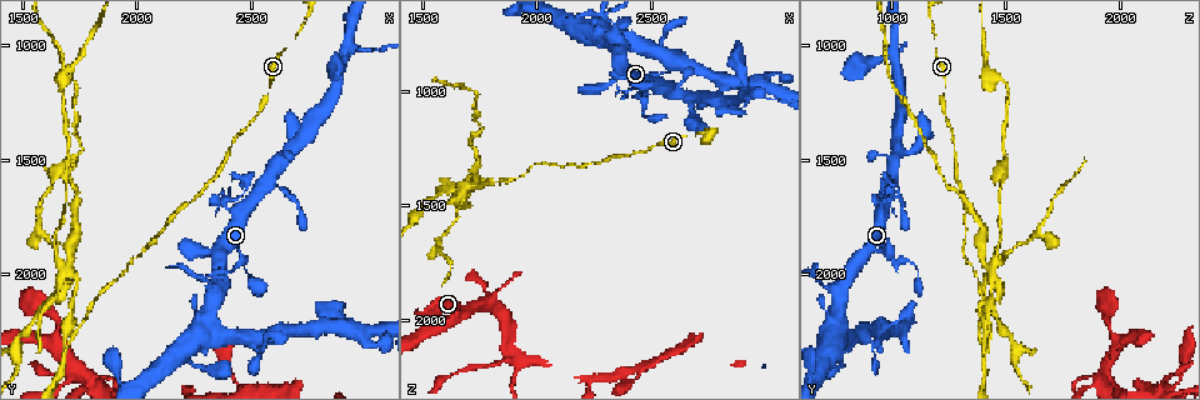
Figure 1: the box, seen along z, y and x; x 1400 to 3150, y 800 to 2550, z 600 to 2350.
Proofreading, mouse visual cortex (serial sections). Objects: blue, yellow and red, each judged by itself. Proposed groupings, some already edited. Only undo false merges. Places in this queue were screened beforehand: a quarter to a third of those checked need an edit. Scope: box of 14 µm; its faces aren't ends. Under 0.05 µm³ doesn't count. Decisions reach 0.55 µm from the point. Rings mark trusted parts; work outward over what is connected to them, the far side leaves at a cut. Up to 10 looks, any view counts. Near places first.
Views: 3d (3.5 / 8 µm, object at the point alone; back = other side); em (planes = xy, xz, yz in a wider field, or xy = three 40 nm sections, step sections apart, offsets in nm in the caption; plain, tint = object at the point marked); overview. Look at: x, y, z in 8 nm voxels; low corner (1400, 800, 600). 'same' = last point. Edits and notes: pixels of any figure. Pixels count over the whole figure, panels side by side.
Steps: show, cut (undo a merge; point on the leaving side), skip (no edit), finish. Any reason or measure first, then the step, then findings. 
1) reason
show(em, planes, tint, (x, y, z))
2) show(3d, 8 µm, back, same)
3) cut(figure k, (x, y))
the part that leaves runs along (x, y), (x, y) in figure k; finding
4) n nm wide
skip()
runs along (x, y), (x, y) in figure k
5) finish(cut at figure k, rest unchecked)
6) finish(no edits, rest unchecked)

show(3d, 8 µm, (2900, 1040, 1020))

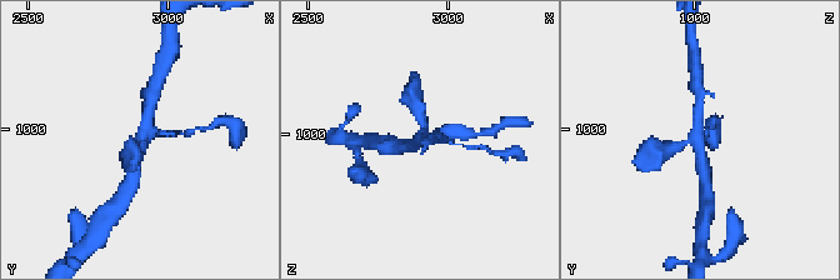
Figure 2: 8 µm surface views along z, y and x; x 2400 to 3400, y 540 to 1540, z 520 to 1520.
closer look
show(3d, 3.5 µm, (2900, 1040, 1010))

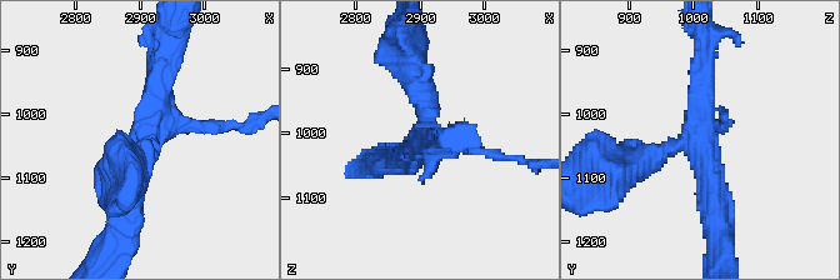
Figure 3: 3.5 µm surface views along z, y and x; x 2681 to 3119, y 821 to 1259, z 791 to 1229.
4 arms; arms of 100, 300, 350, 350 nm; shape alone is not enough
show(em, xy, step 1, tint, (2905, 1040, 1010))

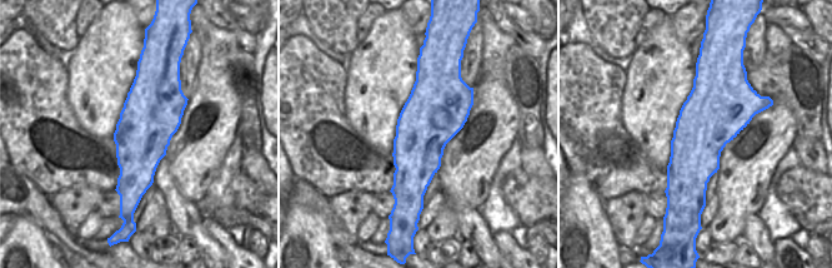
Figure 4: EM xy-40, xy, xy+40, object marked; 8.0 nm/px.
skip()
runs along (718, 223), (701, 141), (630, 164) in figure 3; continuous, no second cell

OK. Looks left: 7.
three arms meet
show(3d, 3.5 µm, (2340, 2070, 730))

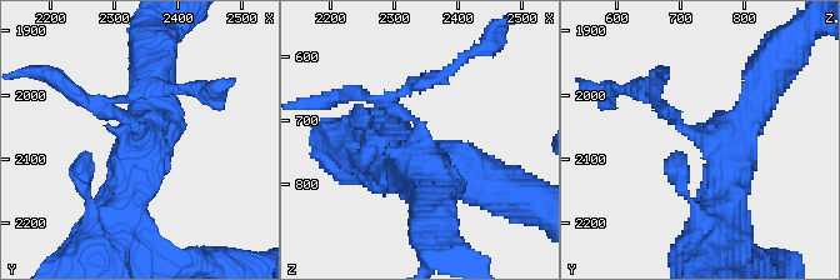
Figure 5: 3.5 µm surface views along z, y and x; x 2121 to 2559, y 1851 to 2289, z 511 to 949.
cut(figure 5, (644, 91))
the part that leaves runs along (679, 124), (653, 93), (666, 74) in figure 5; two cells meet here

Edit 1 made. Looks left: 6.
see it whole again
show(overview)

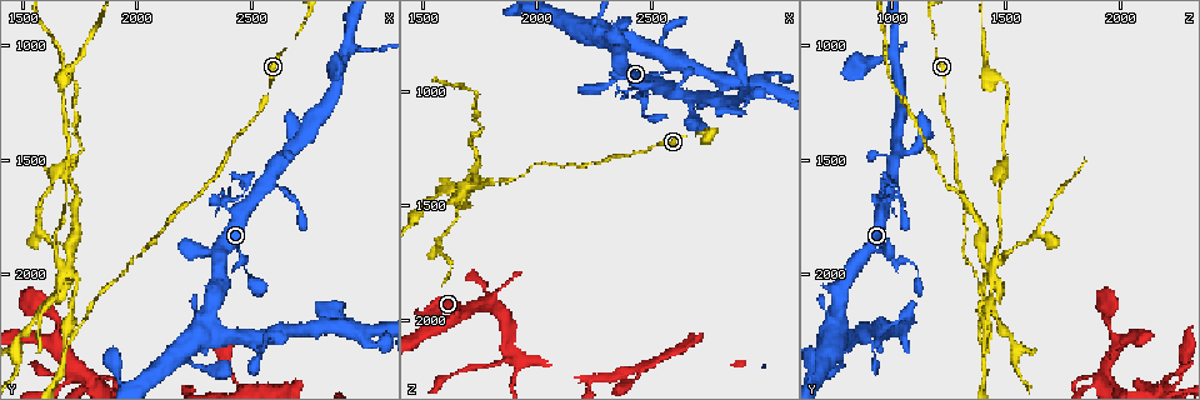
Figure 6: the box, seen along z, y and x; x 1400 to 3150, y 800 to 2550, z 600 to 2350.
show(3d, 8 µm, (1720, 2260, 1390))

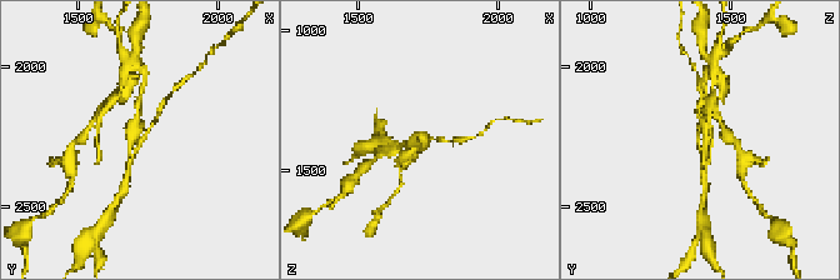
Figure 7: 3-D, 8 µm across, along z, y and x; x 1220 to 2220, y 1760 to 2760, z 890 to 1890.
zoom in
show(3d, 3.5 µm, (1730, 2280, 1390))

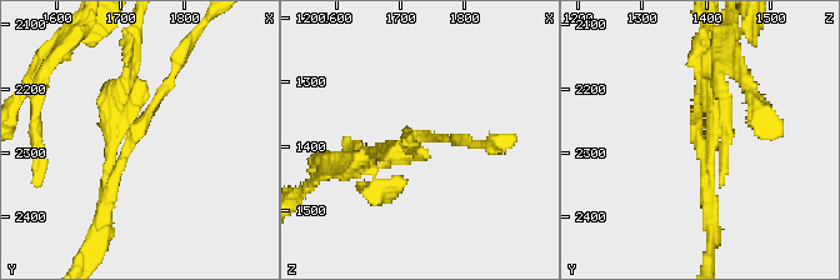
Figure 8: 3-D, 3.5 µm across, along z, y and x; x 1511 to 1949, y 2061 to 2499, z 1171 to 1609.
show(em, xy, step 5, tint, (1720, 2265, 1385))

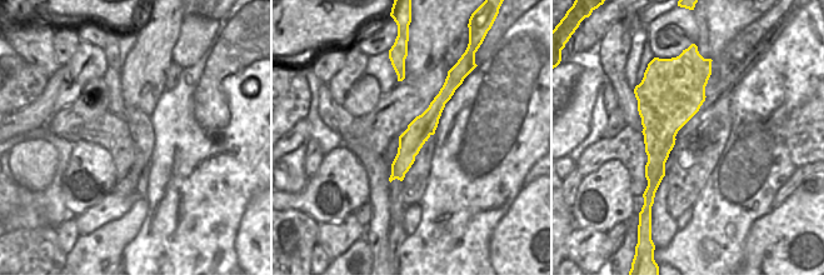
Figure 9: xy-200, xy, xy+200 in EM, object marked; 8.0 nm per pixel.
arms of 150, 150, 250 nm
cut(figure 8, (126, 95))
the part that leaves runs along (119, 135), (134, 35) in figure 8; two cells meet here

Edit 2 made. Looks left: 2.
finish(cut at figure 5, cut at figure 8, rest unchecked)

